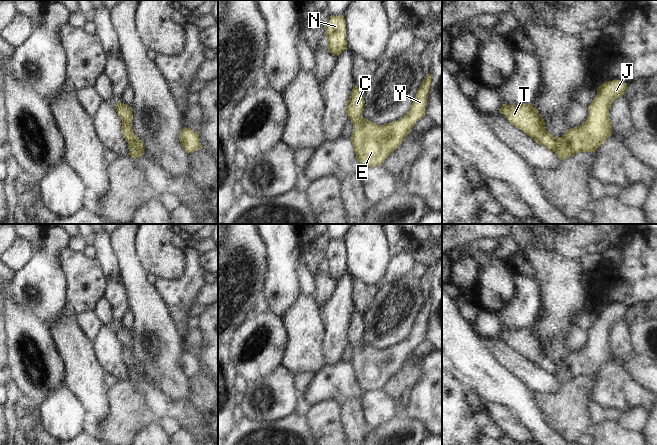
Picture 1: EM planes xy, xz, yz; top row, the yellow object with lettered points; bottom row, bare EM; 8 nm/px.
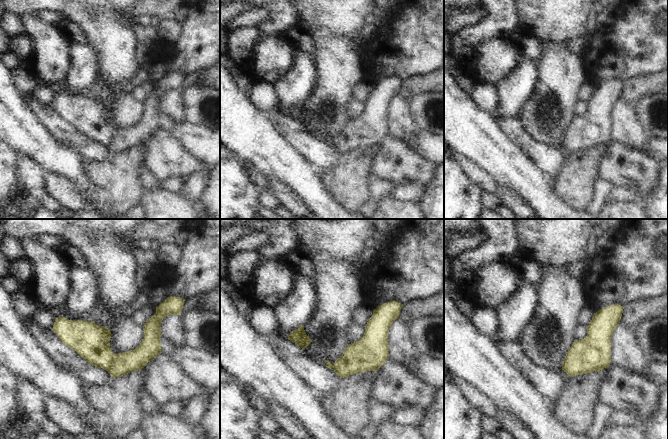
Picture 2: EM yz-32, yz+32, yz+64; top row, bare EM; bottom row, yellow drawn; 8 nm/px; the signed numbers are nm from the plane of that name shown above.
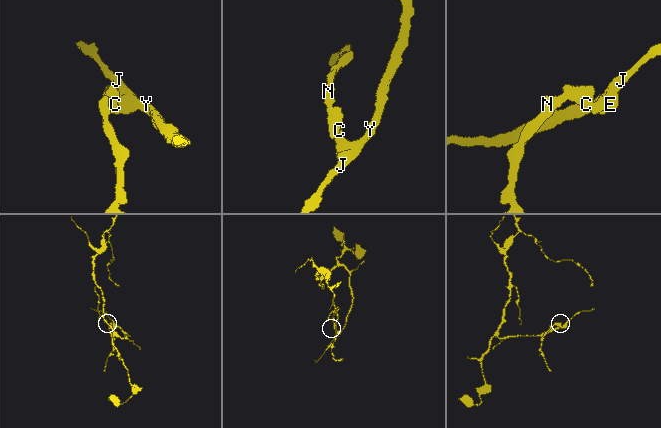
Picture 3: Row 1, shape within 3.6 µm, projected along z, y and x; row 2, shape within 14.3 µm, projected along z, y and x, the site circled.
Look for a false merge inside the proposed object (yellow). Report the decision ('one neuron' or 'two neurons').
two neurons

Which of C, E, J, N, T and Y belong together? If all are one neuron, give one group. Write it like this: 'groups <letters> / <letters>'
groups C N T / E J Y

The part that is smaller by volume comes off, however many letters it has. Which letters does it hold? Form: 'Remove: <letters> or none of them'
Remove: C, N, T

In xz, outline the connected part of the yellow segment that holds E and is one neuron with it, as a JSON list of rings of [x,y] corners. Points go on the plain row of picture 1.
[[[429,297],[418,312],[409,335],[397,345],[378,349],[362,340],[352,344],[353,356],[350,364],[354,368],[356,382],[364,393],[382,389],[402,368],[416,346],[425,340],[430,310]]]

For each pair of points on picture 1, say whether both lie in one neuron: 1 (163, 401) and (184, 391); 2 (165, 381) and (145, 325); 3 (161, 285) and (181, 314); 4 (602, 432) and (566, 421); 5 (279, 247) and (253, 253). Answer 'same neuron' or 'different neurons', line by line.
1: different neurons
2: same neuron
3: same neuron
4: different neurons
5: different neurons

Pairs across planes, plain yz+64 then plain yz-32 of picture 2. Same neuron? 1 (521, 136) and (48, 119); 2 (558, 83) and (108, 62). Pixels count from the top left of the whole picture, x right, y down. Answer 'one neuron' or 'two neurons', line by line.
1: one neuron
2: one neuron

